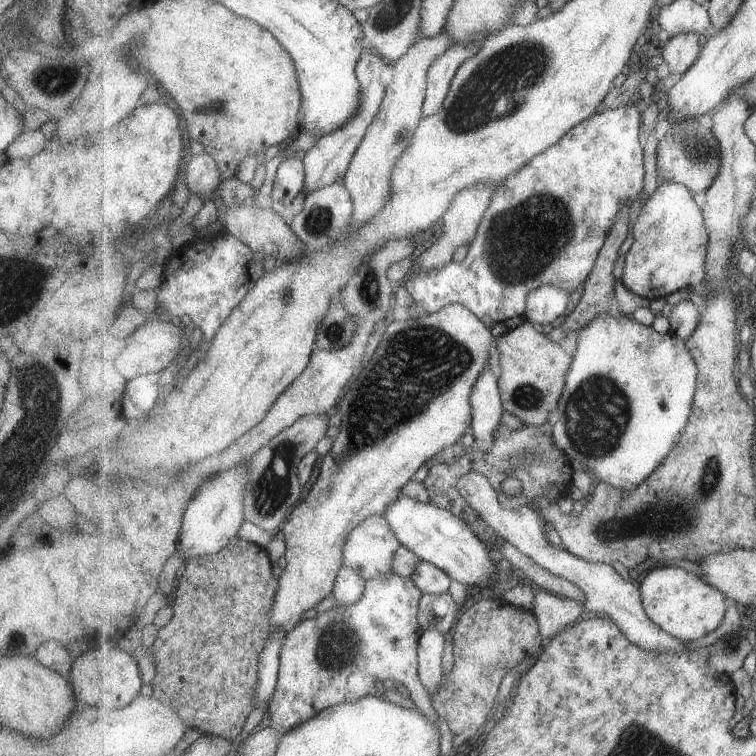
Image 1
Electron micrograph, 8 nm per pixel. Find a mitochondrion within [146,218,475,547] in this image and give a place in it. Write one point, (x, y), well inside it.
(274, 494)

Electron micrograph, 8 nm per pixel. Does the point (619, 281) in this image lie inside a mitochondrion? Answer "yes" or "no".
no

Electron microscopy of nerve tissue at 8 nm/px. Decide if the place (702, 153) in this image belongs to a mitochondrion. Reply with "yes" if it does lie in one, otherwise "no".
yes

